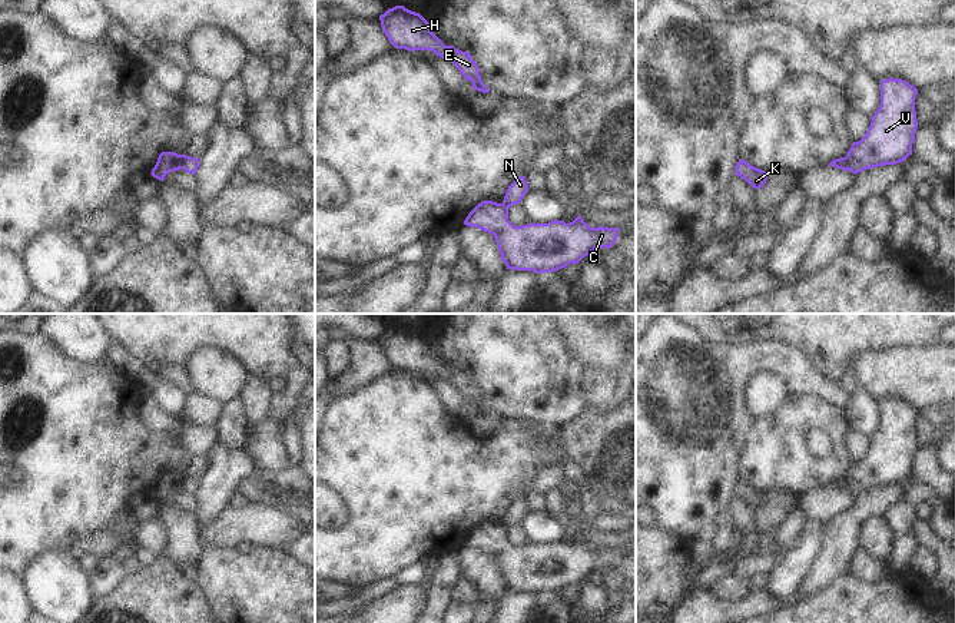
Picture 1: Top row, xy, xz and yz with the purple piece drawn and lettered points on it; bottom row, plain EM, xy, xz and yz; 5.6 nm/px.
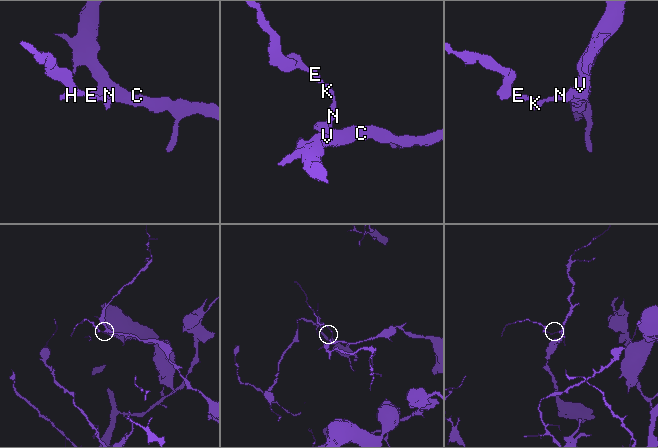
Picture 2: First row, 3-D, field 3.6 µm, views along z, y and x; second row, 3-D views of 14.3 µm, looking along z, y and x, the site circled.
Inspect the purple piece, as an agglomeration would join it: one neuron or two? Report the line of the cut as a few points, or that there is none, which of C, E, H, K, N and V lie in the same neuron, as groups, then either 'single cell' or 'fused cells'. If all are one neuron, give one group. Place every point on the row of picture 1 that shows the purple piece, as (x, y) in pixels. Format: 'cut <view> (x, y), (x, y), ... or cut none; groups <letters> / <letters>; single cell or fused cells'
cut yz (845, 156), (851, 171); groups C V / E H K N; fused cells

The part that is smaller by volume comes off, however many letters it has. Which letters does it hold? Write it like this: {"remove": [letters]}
{"remove": ["E", "H", "K", "N"]}

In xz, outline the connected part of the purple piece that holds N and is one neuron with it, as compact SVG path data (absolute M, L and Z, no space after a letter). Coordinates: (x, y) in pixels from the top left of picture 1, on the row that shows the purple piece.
M525 176L517 178L507 189L503 203L510 208L523 201L524 195L528 192L528 185Z

